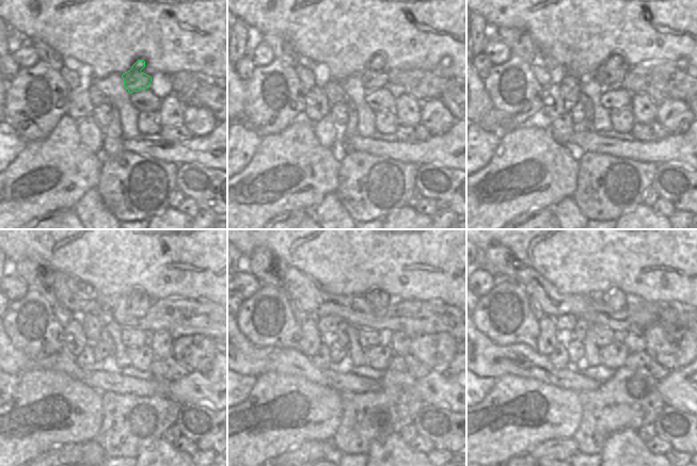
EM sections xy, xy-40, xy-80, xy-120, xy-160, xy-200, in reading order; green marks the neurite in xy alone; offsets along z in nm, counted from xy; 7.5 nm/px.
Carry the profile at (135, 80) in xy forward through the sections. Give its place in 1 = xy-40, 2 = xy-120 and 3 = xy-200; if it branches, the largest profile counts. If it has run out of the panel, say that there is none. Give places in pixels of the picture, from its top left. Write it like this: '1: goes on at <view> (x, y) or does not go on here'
1: goes on at xy-40 (373, 78)
2: goes on at xy-120 (139, 302)
3: goes on at xy-200 (615, 299)

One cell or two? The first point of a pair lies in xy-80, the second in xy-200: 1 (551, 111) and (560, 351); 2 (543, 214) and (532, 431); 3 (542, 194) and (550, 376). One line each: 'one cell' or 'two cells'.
1: two cells
2: two cells
3: two cells

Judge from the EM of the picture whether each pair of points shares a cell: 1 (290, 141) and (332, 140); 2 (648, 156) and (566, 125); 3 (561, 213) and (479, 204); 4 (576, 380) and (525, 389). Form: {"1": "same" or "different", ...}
{"1": "different", "2": "different", "3": "different", "4": "different"}

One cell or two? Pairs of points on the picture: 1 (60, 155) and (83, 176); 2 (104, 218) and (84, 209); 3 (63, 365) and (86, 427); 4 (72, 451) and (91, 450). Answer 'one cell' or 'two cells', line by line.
1: one cell
2: one cell
3: two cells
4: two cells

